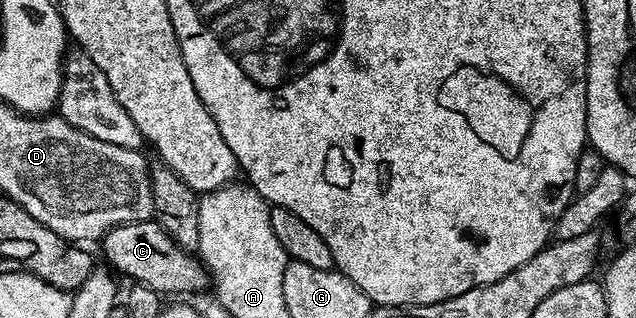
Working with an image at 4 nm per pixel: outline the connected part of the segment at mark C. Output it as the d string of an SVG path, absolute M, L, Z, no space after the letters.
M157 219L117 224L114 228L109 228L102 237L100 247L106 255L105 263L119 277L127 276L128 281L143 284L144 287L150 287L159 294L202 292L206 287L207 289L211 287L211 274L201 259L195 258L178 245Z

